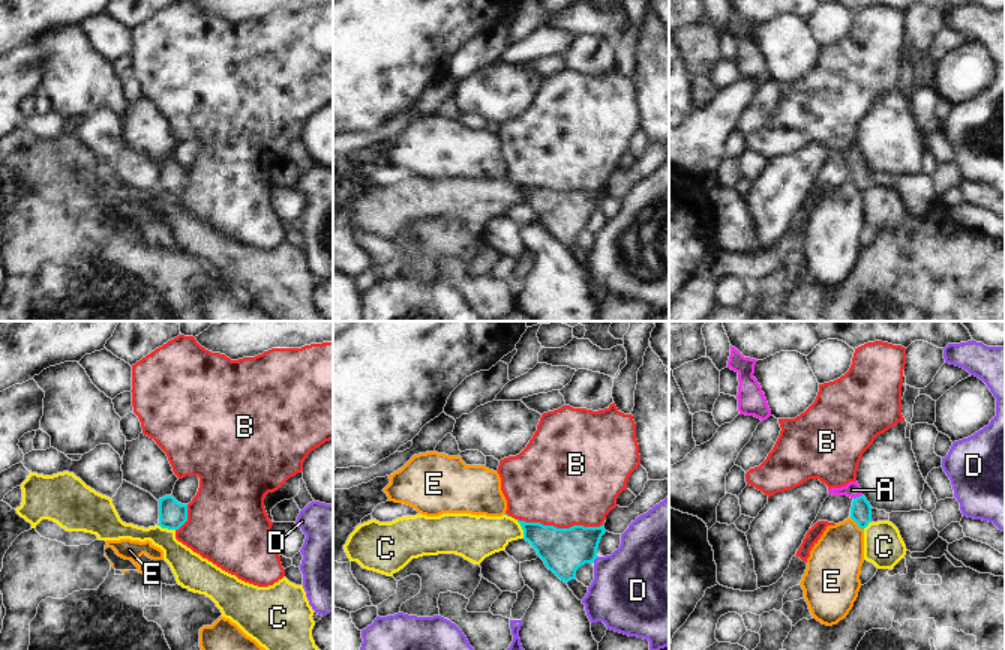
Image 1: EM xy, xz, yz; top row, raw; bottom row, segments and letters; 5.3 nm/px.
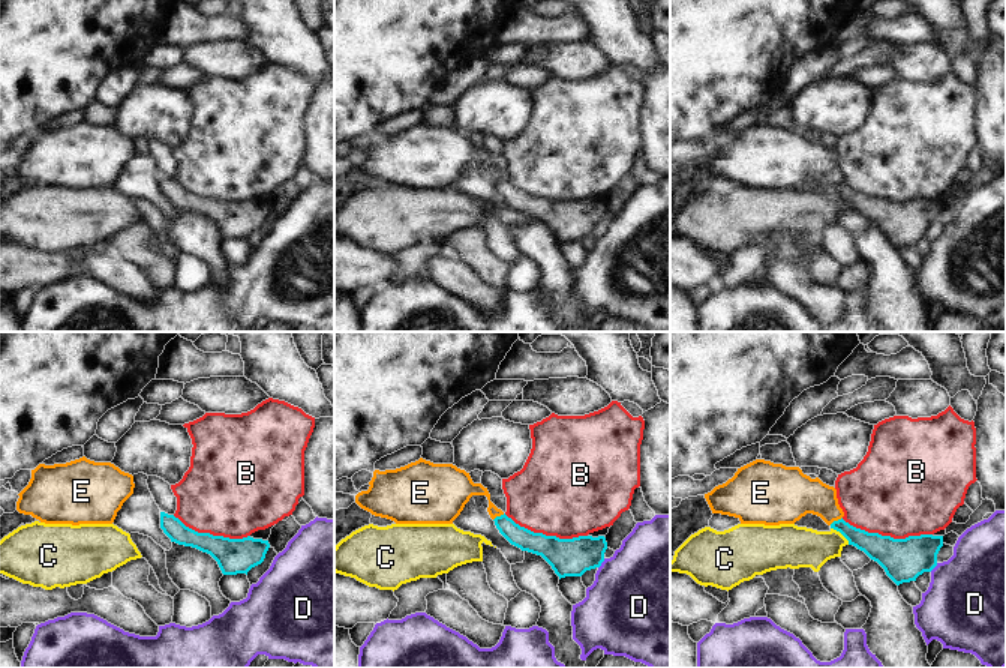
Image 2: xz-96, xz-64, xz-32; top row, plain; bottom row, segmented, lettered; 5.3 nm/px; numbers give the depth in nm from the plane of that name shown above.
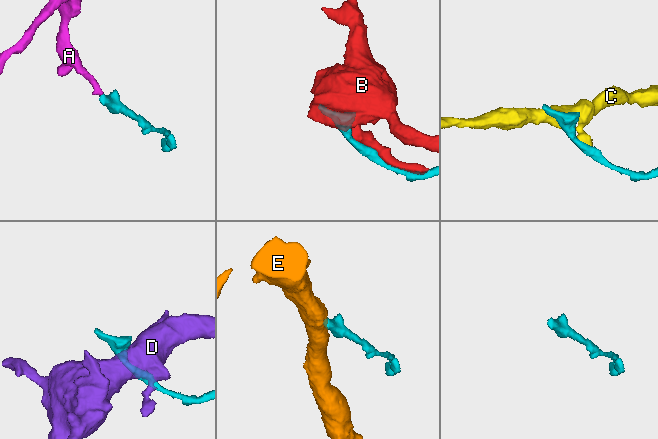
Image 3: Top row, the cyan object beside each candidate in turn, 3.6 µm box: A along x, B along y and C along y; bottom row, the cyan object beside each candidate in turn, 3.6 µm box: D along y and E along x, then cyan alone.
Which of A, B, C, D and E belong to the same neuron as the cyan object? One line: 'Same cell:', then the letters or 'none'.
Same cell: A

